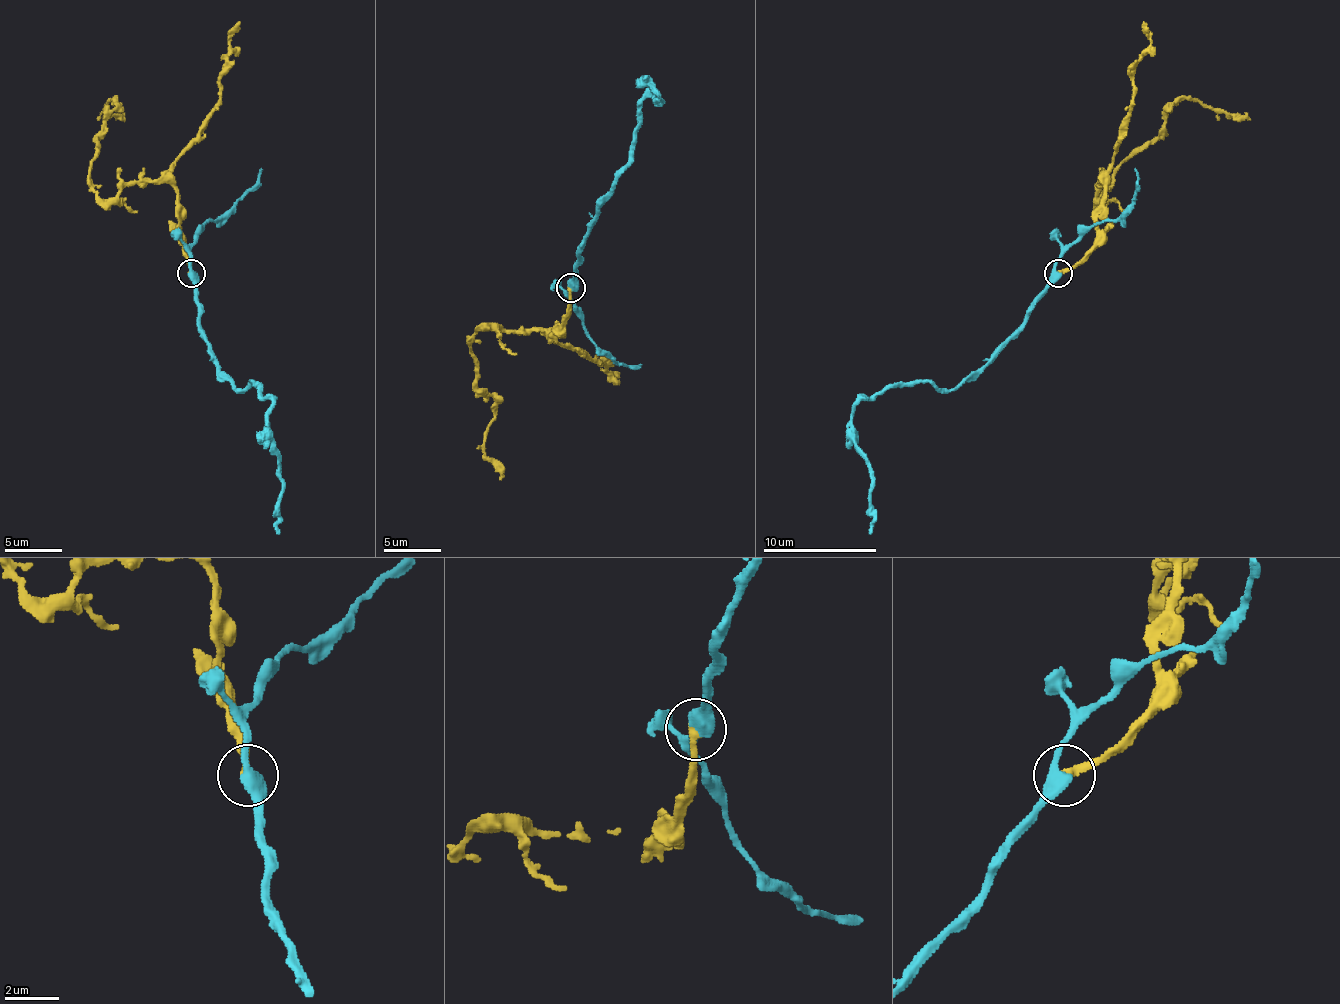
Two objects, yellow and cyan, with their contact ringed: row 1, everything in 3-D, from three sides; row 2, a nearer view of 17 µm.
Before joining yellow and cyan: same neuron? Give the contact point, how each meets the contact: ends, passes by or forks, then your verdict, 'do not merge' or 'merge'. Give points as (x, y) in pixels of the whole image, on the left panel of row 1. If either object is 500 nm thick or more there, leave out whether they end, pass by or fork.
(191, 273) | yellow ends | cyan passes by | merge

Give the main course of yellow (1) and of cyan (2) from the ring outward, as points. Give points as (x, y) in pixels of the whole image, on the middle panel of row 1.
1: (570, 287), (570, 312), (556, 332), (482, 329), (470, 341), (476, 386), (496, 401), (484, 455), (499, 480)
2: (570, 287), (578, 264), (578, 244), (630, 159), (630, 145), (649, 85), (647, 82), (658, 99)

